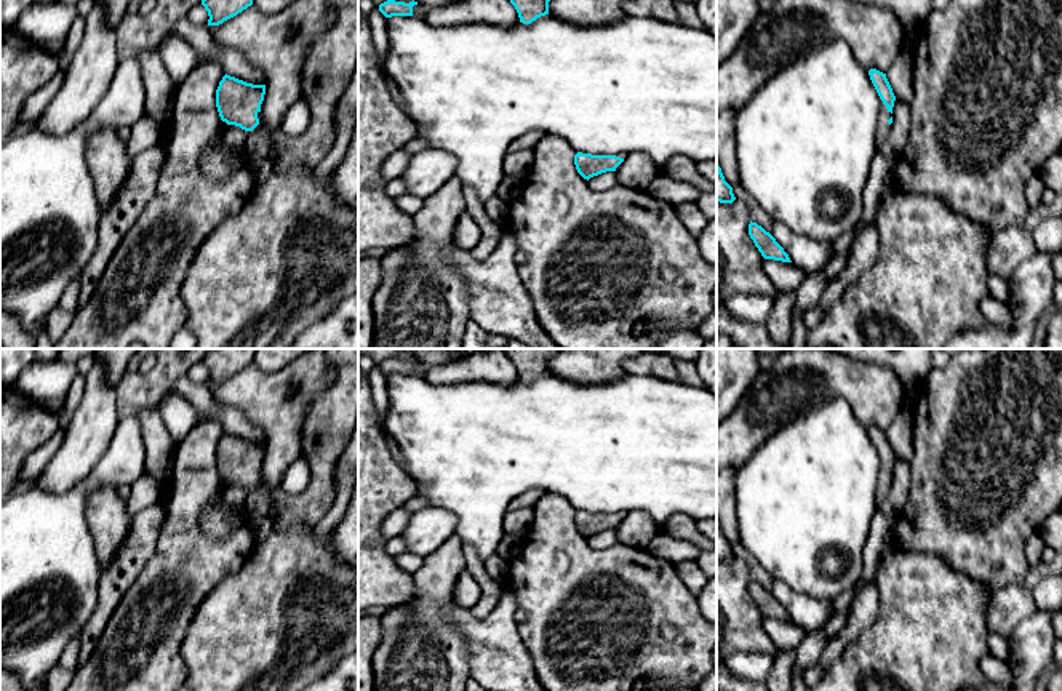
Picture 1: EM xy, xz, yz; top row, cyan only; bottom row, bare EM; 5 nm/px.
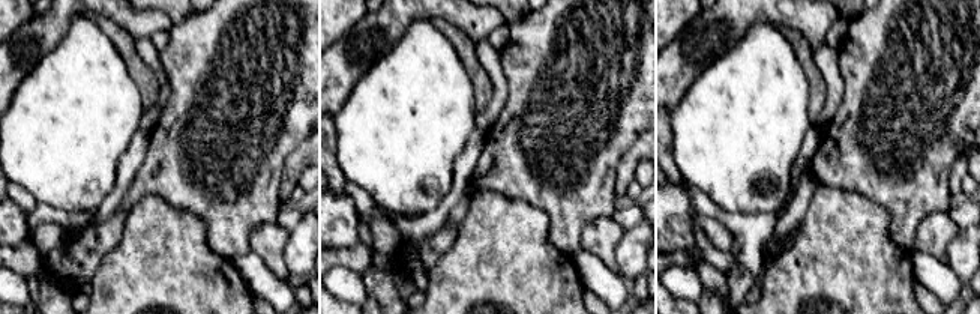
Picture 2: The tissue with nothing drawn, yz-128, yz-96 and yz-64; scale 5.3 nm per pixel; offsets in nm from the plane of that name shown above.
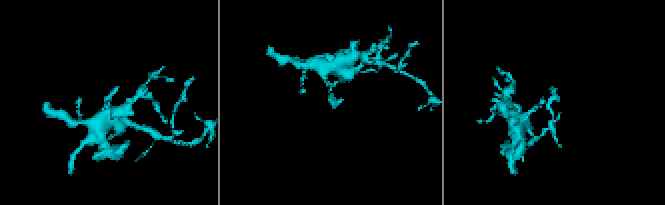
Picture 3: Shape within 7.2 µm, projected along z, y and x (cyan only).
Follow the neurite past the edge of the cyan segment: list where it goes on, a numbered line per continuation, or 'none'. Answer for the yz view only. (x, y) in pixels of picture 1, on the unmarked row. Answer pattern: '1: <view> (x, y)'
1: yz (883, 487)

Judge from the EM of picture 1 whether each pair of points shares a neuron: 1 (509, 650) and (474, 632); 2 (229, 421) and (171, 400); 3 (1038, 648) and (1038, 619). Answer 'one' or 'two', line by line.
1: one
2: two
3: one

